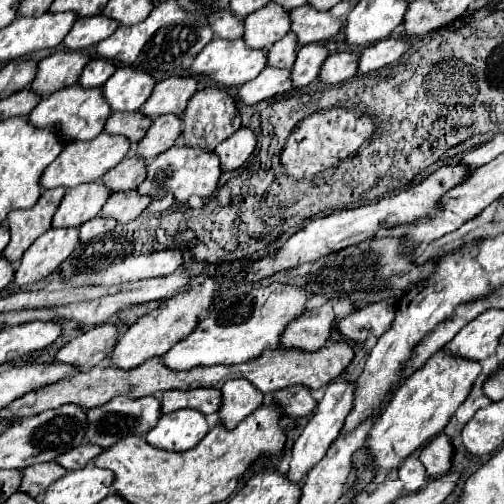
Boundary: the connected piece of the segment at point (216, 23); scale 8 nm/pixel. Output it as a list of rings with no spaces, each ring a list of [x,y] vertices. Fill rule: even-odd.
[[[216,11],[210,19],[210,29],[220,39],[240,39],[242,37],[242,19],[236,19],[230,11]]]

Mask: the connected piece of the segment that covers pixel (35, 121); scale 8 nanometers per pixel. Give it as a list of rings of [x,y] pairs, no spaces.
[[[70,85],[66,89],[60,89],[56,93],[52,93],[50,97],[42,97],[42,101],[38,103],[38,107],[34,107],[34,111],[28,115],[28,123],[36,129],[56,129],[58,135],[66,141],[90,141],[96,135],[102,133],[104,121],[110,117],[110,107],[102,97],[102,89],[82,89],[80,85]]]

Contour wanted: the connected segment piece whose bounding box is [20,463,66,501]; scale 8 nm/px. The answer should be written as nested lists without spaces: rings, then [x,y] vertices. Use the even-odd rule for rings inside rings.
[[[42,463],[42,467],[26,467],[26,471],[22,473],[24,473],[24,481],[20,491],[32,495],[36,501],[42,501],[46,487],[50,487],[50,483],[66,475],[66,469],[58,467],[58,463]]]

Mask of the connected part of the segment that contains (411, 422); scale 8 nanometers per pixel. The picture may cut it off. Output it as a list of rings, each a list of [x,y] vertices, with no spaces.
[[[442,347],[428,359],[428,363],[420,367],[420,371],[406,377],[406,381],[402,381],[402,385],[392,393],[392,399],[370,429],[368,447],[378,471],[388,473],[392,467],[398,467],[408,455],[440,433],[448,425],[454,411],[466,401],[480,373],[482,365],[478,361],[454,357],[446,347]]]

